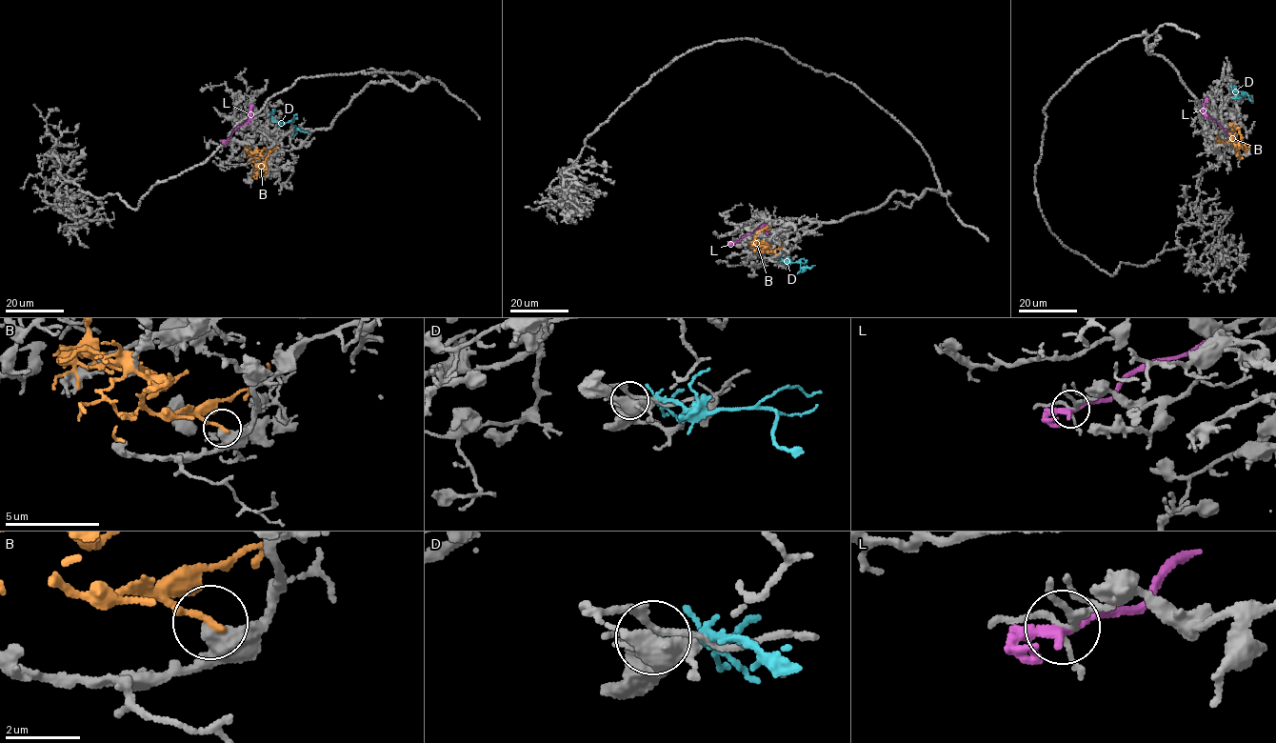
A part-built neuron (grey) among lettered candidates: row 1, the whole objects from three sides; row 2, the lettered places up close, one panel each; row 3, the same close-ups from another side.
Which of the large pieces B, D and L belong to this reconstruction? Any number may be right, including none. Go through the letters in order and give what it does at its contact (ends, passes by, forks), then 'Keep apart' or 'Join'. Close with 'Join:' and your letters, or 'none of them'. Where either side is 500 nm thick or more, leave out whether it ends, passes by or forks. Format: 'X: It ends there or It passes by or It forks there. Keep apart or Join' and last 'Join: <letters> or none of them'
B: It ends there. Keep apart
D: It passes by. Keep apart
L: It passes by. Keep apart
Join: none of them

